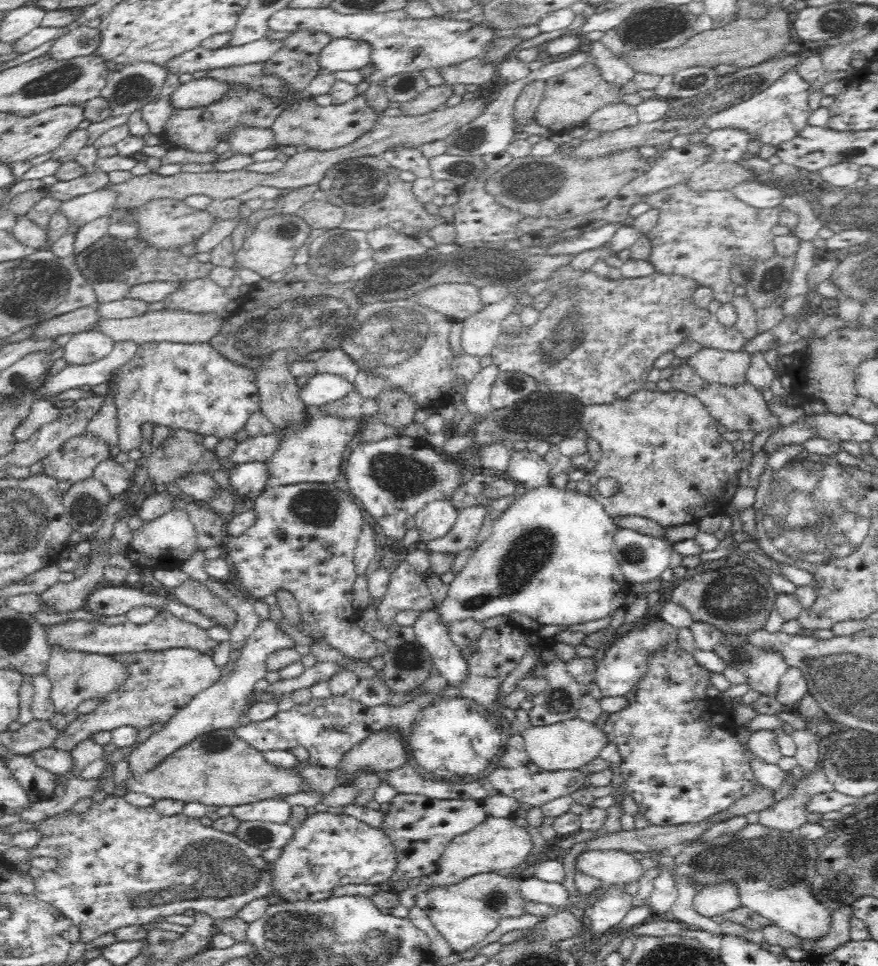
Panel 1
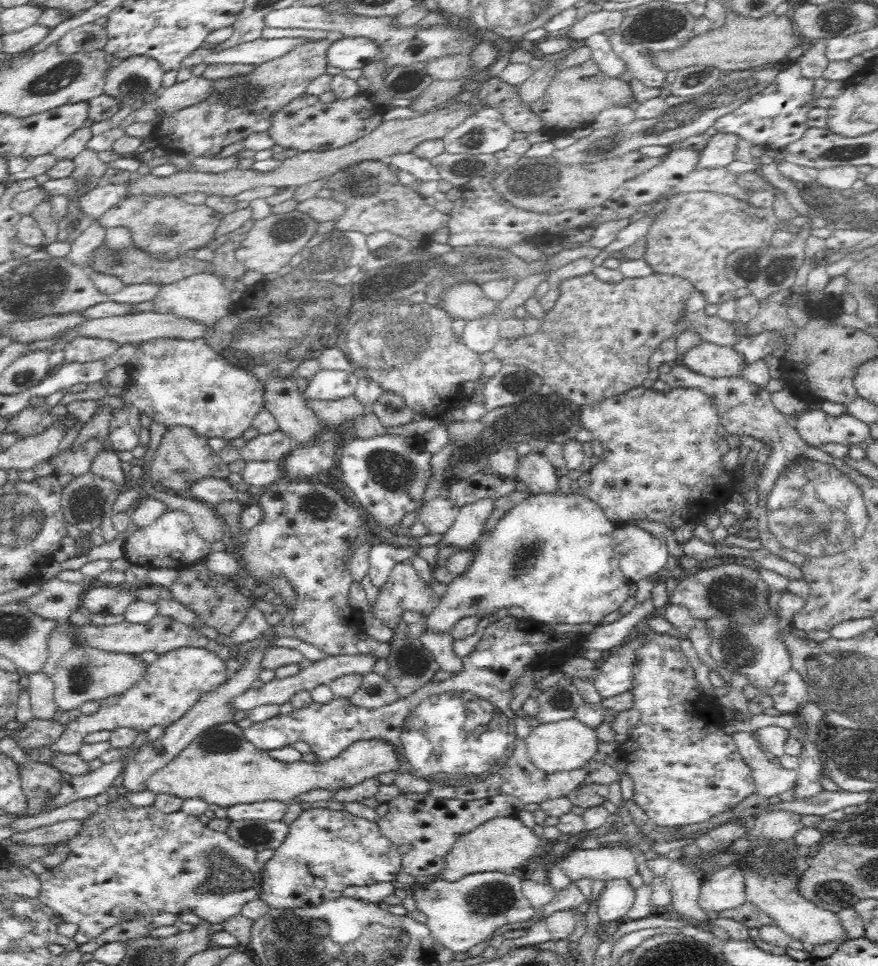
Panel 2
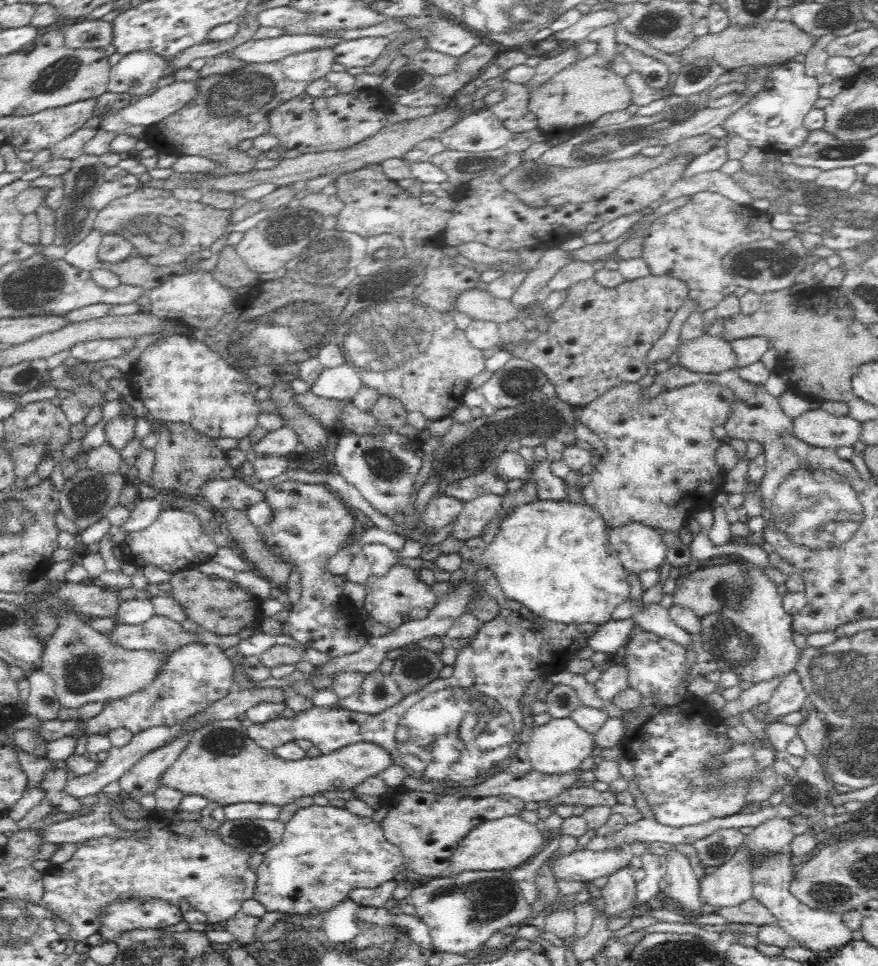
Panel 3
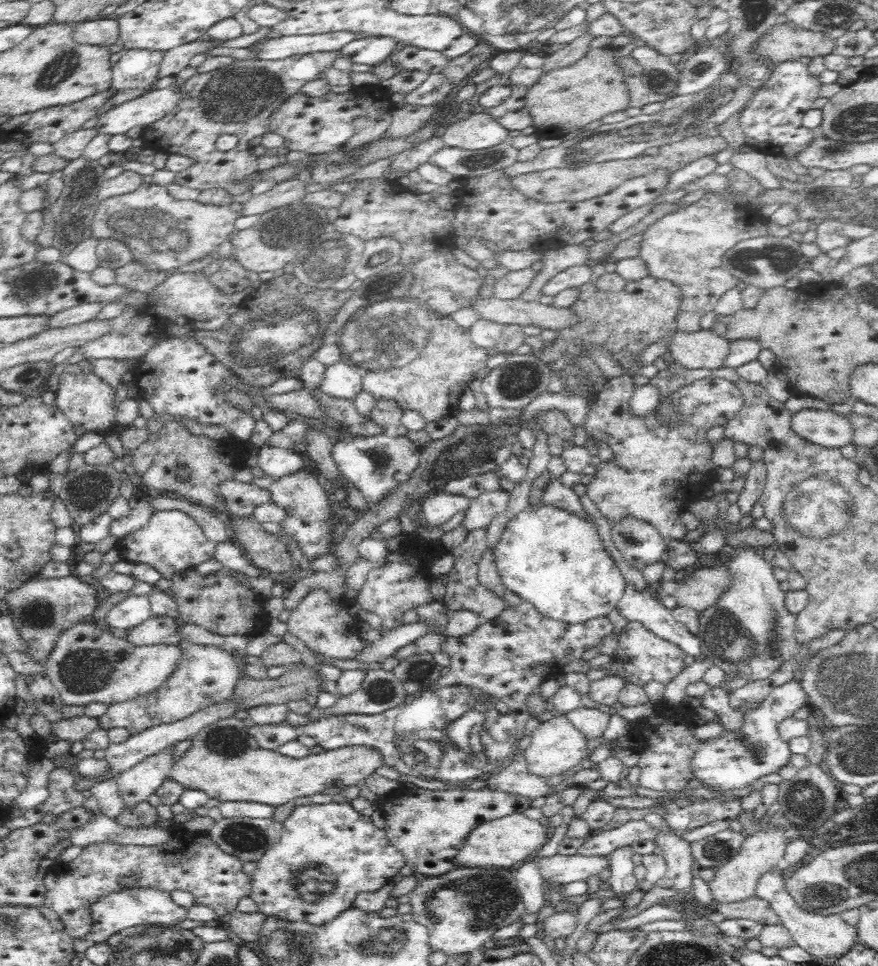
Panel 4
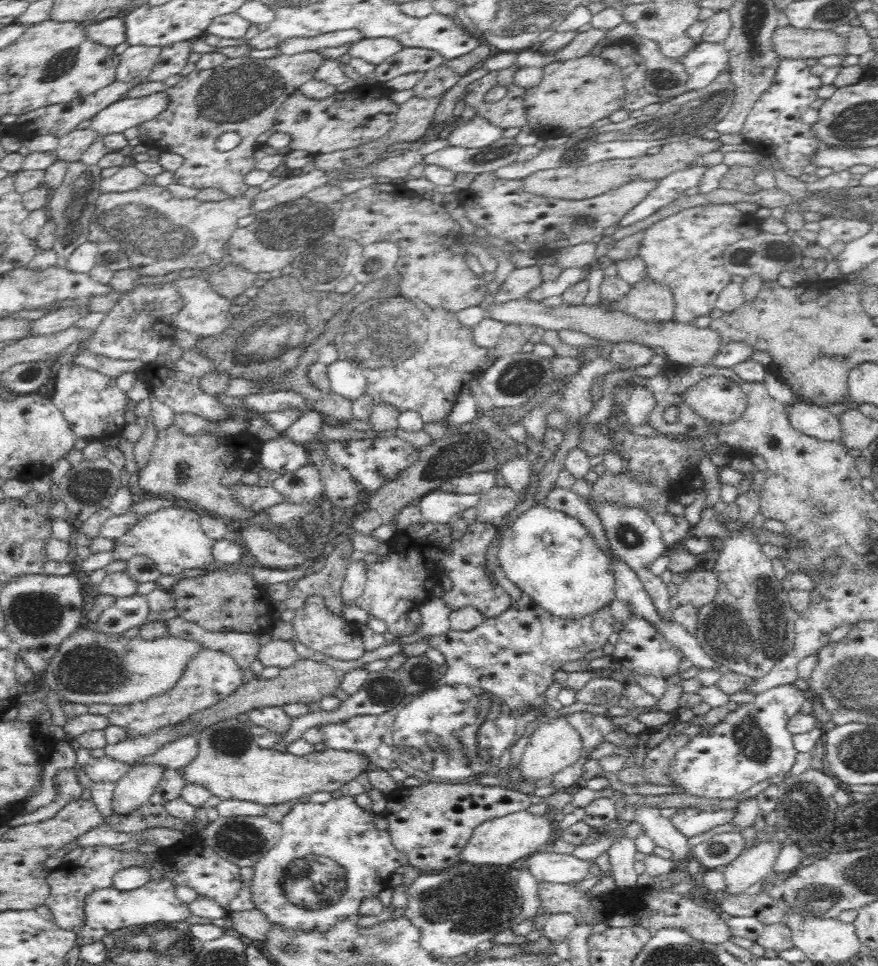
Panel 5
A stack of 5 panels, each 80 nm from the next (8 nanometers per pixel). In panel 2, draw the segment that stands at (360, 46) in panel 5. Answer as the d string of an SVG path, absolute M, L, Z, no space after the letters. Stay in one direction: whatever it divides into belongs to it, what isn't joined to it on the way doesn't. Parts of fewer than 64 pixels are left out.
M342 38L326 52L327 66L340 70L362 69L376 60L379 47L368 38Z

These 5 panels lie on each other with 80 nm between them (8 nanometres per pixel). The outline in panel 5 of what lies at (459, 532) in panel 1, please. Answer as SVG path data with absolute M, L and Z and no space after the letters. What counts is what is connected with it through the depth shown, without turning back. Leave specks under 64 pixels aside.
M508 486L494 487L488 493L479 495L479 502L474 507L476 517L472 522L495 524L517 507L517 494Z

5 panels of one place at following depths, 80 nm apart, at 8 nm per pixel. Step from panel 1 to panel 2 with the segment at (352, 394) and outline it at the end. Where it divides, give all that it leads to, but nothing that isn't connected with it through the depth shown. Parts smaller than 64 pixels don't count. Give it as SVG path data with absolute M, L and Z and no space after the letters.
M355 394L335 401L310 401L308 399L305 401L321 422L327 422L327 424L341 424L352 417L372 412L372 406L362 404Z

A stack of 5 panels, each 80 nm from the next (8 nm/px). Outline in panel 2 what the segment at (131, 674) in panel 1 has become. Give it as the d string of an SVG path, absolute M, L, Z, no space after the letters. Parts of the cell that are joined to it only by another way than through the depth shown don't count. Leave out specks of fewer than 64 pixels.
M193 647L170 650L158 655L152 663L144 662L144 674L128 690L99 701L99 708L93 714L81 714L70 721L49 749L51 752L72 754L78 752L84 738L92 732L112 732L116 728L130 727L138 733L147 731L151 726L170 726L202 694L218 688L226 678L226 664L214 652Z

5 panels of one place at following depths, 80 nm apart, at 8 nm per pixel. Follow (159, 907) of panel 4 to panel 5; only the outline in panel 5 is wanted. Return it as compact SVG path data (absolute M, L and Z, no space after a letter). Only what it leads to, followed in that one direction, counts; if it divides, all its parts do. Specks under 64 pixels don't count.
M170 879L148 881L136 890L118 890L106 887L96 889L86 897L85 925L77 934L75 945L82 948L87 944L102 941L102 938L118 929L132 928L134 925L179 924L183 925L191 914L188 905L174 895L174 885Z

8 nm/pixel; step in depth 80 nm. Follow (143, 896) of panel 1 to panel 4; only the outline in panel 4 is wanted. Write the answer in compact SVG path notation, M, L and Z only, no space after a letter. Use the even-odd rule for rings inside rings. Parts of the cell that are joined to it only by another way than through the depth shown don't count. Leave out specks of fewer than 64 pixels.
M172 826L166 831L170 833L170 838L166 838L166 842L160 842L156 846L136 846L134 843L124 846L117 842L94 842L94 844L82 846L80 854L72 862L62 864L60 874L46 872L44 878L46 896L42 905L54 910L60 916L65 926L64 930L73 939L85 937L92 930L91 906L100 897L126 889L152 889L170 894L174 890L190 892L194 897L194 904L212 909L217 920L223 923L237 910L237 904L241 898L251 896L253 878L242 871L244 862L218 848L218 845L210 840L206 831ZM126 877L134 877L136 882L121 884L121 880Z

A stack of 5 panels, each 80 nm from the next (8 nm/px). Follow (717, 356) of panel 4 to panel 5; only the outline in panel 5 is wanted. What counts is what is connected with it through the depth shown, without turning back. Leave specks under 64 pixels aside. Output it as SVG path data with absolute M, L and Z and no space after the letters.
M524 296L518 300L500 302L500 304L492 302L488 306L486 309L488 319L502 321L504 324L517 324L522 327L531 324L540 326L544 330L574 330L614 344L633 341L660 351L673 364L683 367L712 365L713 358L724 346L719 333L710 327L698 328L695 325L680 324L676 321L670 321L664 325L644 323L620 312L607 312L603 308L590 308L584 304L579 306L558 305L555 308L548 308L545 304L534 302Z

